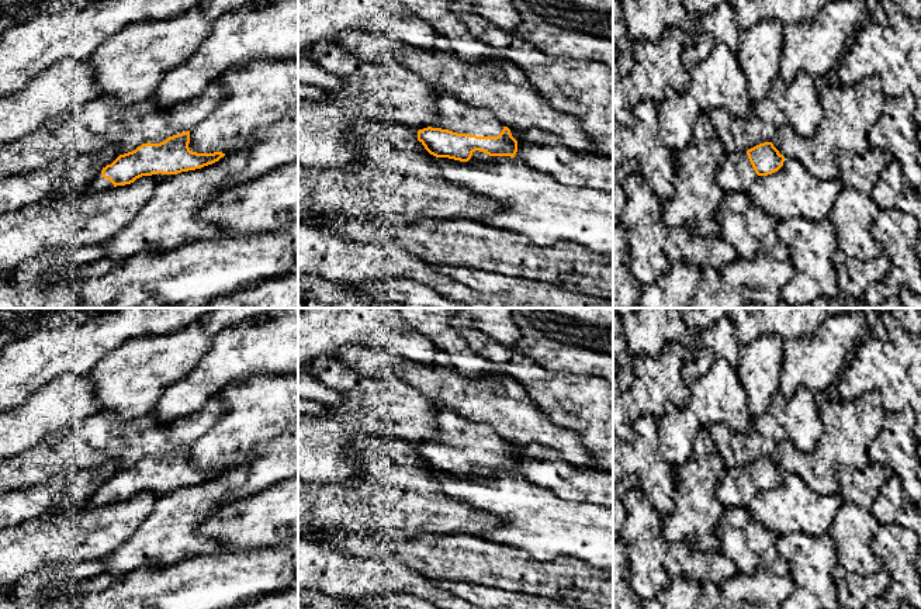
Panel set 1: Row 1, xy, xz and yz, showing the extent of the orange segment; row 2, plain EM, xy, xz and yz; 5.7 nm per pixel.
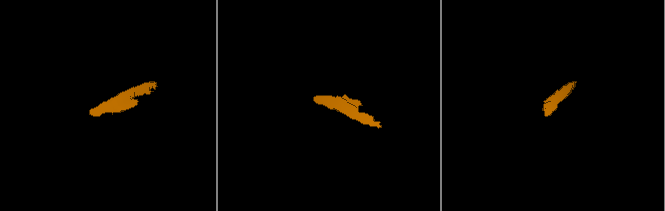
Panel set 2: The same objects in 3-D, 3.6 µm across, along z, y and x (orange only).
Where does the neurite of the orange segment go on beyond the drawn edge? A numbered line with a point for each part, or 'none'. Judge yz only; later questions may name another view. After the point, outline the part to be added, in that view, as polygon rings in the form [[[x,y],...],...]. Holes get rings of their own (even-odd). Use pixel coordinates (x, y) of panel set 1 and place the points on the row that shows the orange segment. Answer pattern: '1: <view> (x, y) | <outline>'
1: yz (736, 173) | [[[747,152],[728,153],[716,173],[716,180],[726,194],[748,193],[756,177]]]

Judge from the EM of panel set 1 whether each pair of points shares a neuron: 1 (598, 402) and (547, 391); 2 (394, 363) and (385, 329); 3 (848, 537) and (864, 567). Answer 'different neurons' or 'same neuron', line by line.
1: same neuron
2: different neurons
3: same neuron

